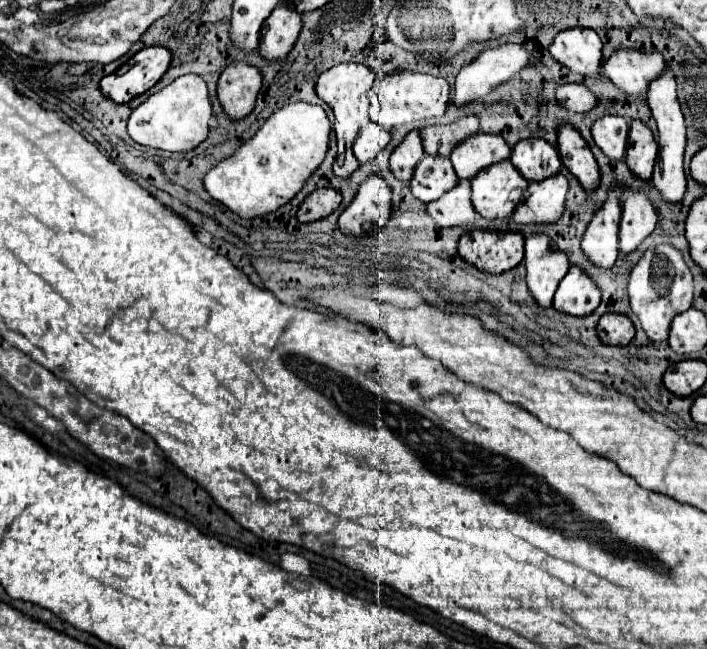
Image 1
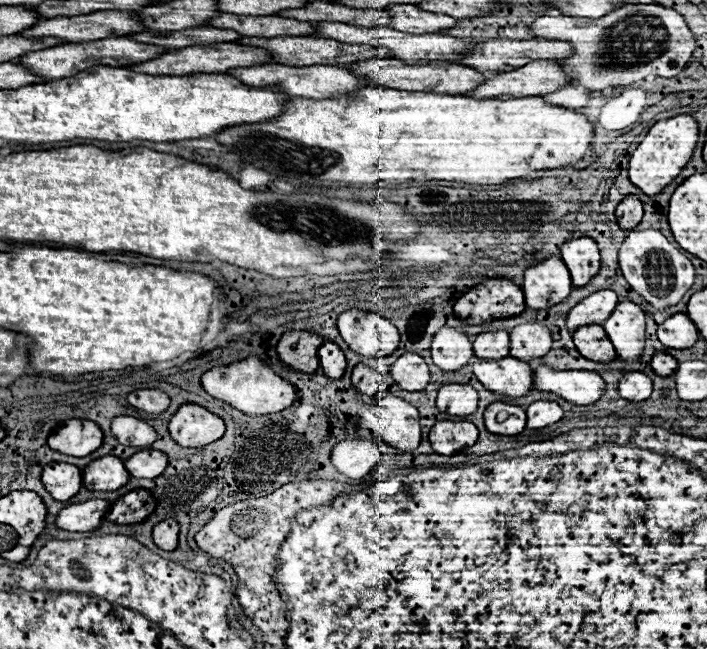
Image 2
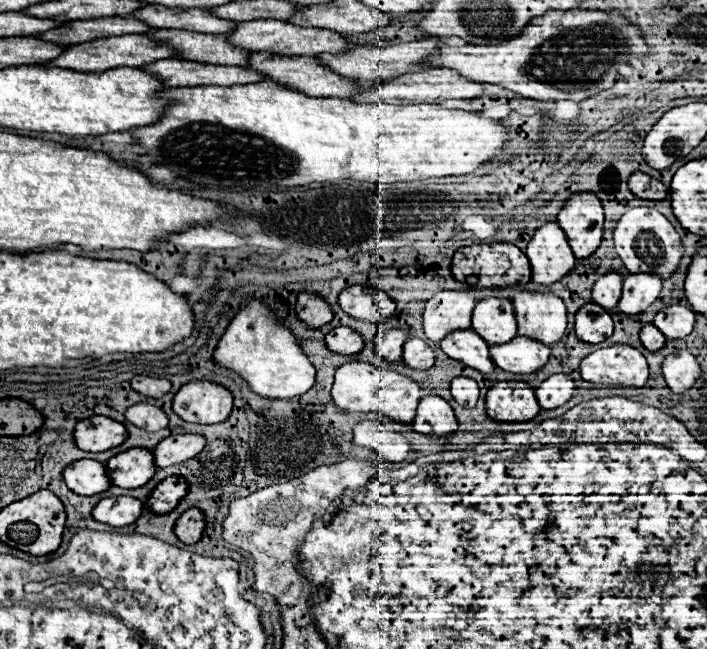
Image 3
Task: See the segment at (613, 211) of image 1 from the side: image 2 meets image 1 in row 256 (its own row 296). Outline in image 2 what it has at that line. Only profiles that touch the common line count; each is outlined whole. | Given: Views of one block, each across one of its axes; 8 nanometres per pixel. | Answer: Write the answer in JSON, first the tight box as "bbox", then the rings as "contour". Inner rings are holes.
{"bbox":[566,290,618,334],"contour":[[[598,290],[586,296],[568,312],[566,316],[568,332],[572,334],[576,328],[584,324],[604,324],[604,320],[608,320],[616,304],[618,304],[618,296],[614,290]]]}

